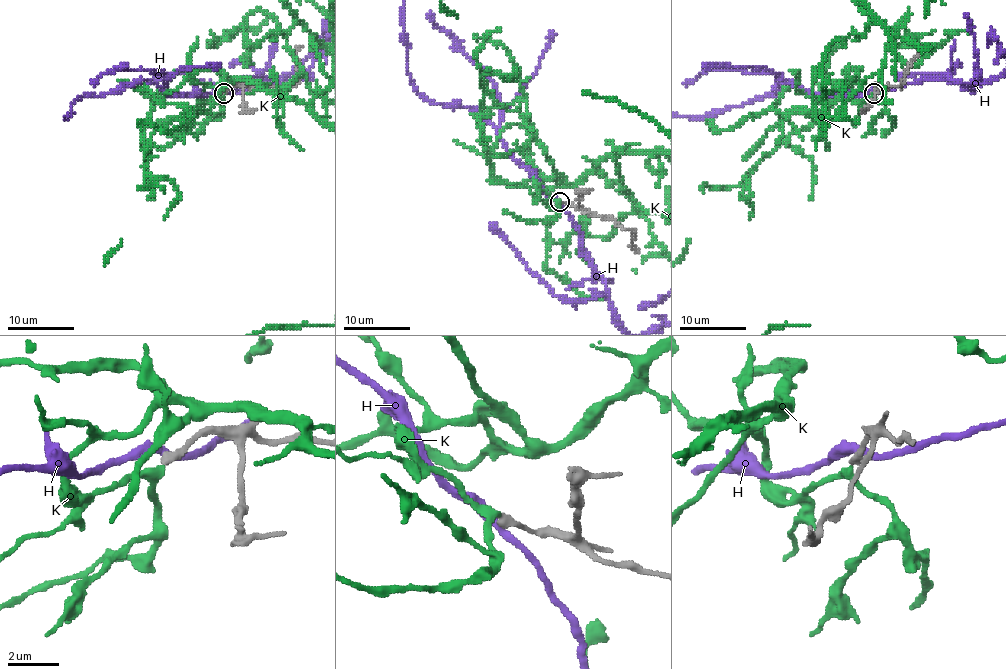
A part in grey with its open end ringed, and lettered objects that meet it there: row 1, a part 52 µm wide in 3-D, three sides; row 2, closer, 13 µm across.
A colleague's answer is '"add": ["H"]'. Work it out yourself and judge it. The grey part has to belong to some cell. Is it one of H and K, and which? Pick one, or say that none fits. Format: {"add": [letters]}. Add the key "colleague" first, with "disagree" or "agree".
{"colleague": "disagree", "add": ["K"]}

